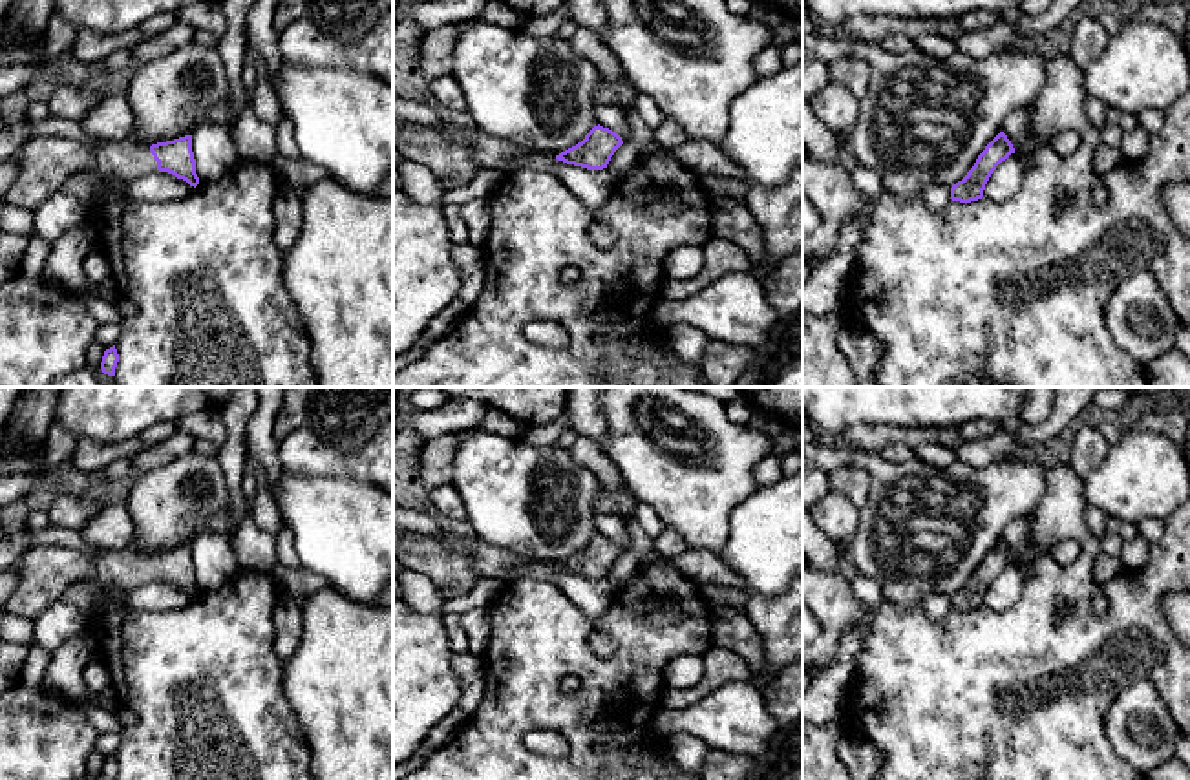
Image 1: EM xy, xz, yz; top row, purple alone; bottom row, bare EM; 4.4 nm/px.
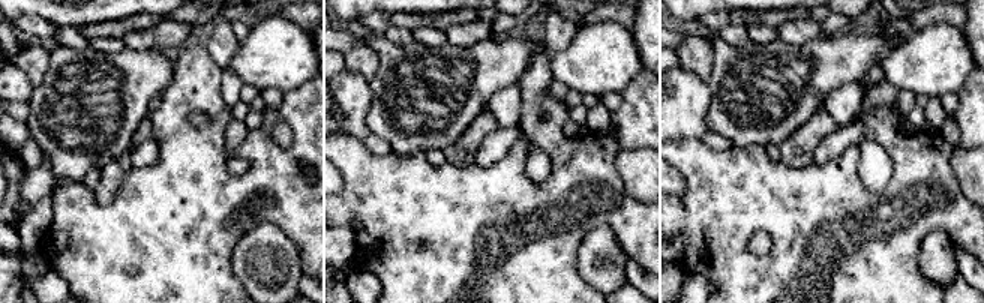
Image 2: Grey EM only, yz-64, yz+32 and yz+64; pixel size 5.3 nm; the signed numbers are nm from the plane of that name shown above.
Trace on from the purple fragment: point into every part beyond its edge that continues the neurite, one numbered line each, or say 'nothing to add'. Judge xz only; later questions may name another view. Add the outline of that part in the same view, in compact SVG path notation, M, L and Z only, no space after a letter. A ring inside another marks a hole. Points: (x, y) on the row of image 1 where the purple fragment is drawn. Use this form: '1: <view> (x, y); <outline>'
1: xz (534, 161); M530 153L526 157L514 157L514 159L510 159L505 172L521 170L521 168L552 172L558 166L558 163L559 161L556 159L556 155Z

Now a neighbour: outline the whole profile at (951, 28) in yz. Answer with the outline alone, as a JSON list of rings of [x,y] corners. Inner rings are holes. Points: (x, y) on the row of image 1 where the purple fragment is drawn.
[[[972,11],[962,16],[951,18],[879,18],[868,15],[855,15],[843,26],[854,40],[865,40],[870,44],[881,44],[890,33],[905,33],[910,38],[921,35],[941,35],[945,38],[958,38],[963,31],[976,31],[998,24],[998,13]]]

